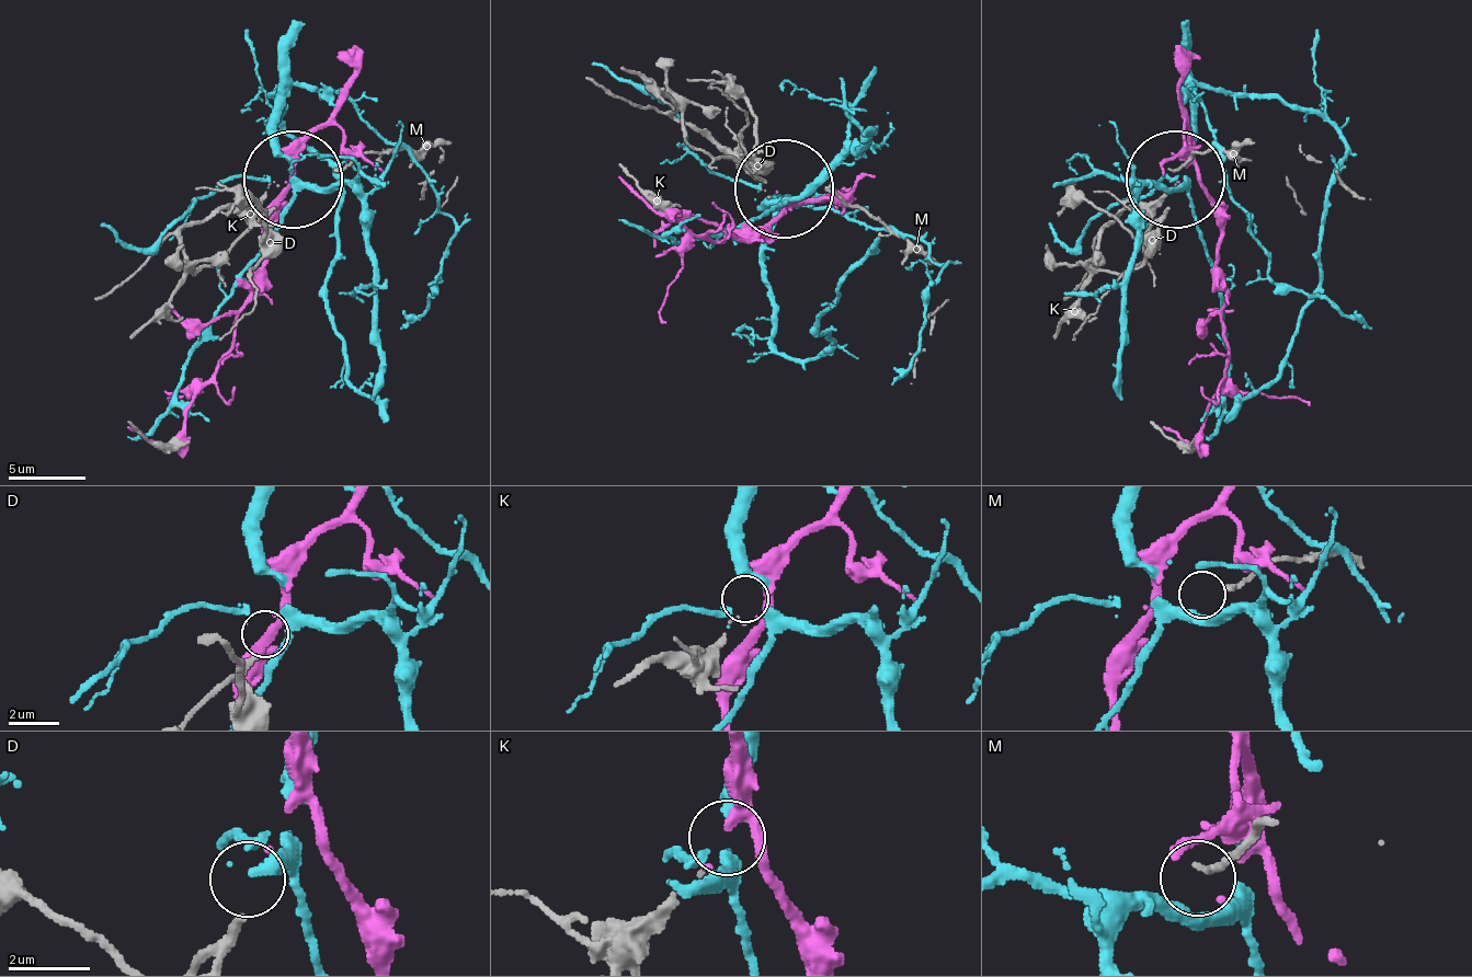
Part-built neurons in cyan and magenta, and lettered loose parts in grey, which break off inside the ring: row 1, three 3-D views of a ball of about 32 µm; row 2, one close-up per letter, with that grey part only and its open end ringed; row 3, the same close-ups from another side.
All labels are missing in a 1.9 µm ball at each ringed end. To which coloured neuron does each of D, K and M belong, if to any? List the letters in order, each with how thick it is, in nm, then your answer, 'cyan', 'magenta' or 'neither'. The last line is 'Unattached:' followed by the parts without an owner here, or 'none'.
D: 240 nm thick; magenta
K: 90 nm thick; cyan
M: 200 nm thick; neither
Unattached: M

